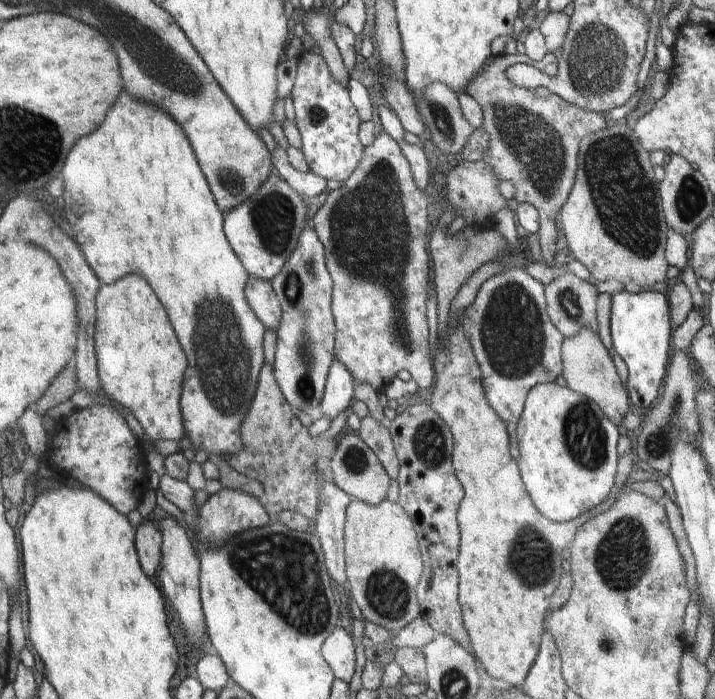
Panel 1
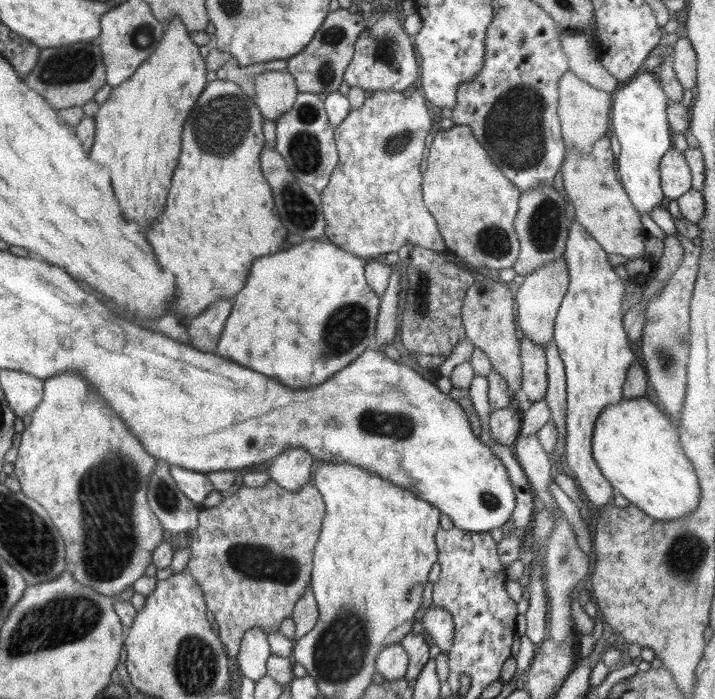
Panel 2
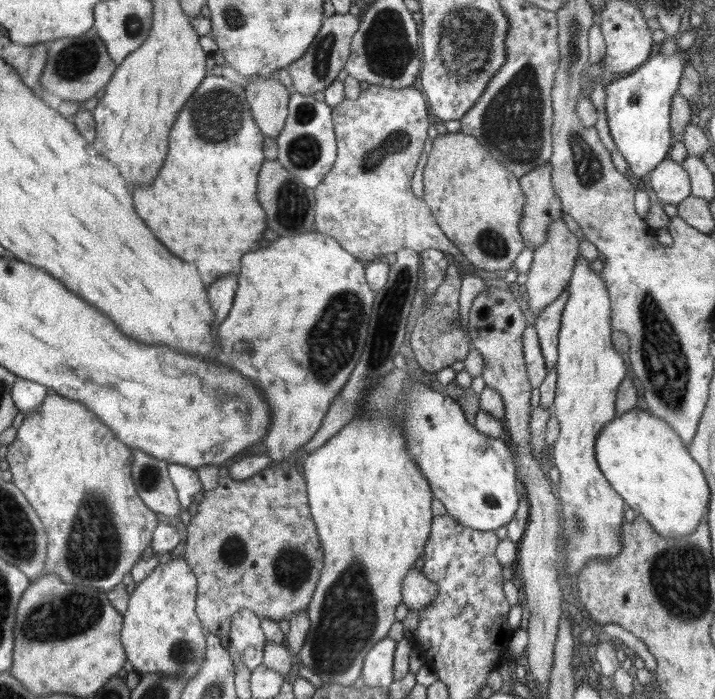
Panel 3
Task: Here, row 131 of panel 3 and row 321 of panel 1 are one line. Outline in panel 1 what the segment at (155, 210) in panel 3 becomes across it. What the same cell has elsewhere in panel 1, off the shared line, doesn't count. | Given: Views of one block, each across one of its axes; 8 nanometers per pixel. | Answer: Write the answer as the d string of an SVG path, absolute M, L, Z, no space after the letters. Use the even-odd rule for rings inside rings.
M120 92L120 96L116 98L116 102L112 104L112 108L108 110L108 114L104 117L104 122L98 126L98 130L94 130L92 134L83 136L80 140L76 140L76 144L72 146L72 150L68 152L64 166L62 167L61 177L64 182L64 209L60 212L63 220L69 226L69 235L78 244L86 262L94 271L101 284L116 284L120 278L132 274L140 274L142 278L146 278L146 282L150 284L150 288L158 297L158 300L164 306L166 314L168 314L174 332L188 356L188 370L182 378L182 394L180 396L180 410L182 411L182 422L184 425L184 437L188 437L192 450L204 451L208 458L210 456L221 456L225 454L236 454L242 448L242 438L240 438L240 426L250 410L254 393L256 392L257 380L259 372L265 363L263 353L263 339L265 336L265 326L254 316L254 312L250 310L244 288L248 282L249 274L228 242L224 234L224 217L223 212L214 200L214 195L208 186L208 181L198 166L198 160L194 156L194 150L188 142L188 136L184 134L182 126L170 118L164 110L146 104L142 100L136 100L134 96L130 96L128 92Z

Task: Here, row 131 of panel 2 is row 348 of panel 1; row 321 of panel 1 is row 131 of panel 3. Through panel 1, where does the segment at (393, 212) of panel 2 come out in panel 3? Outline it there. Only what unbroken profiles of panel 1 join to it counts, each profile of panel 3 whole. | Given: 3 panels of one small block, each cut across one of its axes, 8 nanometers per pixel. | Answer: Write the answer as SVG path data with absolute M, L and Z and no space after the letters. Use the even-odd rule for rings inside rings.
M371 84L369 88L361 91L356 100L345 98L340 104L331 107L337 157L320 184L313 188L316 198L315 230L334 237L344 250L365 263L379 260L386 254L394 254L402 248L412 248L418 253L436 249L460 260L460 263L470 268L474 274L497 282L499 277L495 271L472 269L472 264L442 232L424 199L416 197L412 192L410 182L423 152L424 140L428 138L430 126L426 101L418 85L392 89Z

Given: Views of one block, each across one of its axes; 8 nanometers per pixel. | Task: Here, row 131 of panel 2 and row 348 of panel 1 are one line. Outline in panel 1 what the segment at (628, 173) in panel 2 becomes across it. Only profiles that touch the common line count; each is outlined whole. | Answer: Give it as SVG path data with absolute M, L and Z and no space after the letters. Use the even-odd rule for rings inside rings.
M644 289L640 293L628 291L610 295L610 328L614 351L624 360L629 376L627 393L631 407L643 414L655 403L660 392L660 383L666 376L667 366L672 352L673 322L667 296L658 291Z

